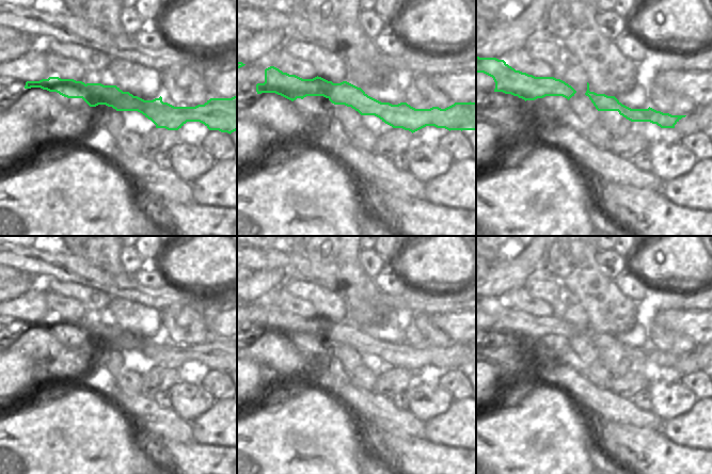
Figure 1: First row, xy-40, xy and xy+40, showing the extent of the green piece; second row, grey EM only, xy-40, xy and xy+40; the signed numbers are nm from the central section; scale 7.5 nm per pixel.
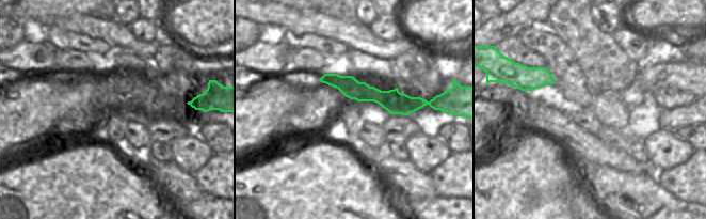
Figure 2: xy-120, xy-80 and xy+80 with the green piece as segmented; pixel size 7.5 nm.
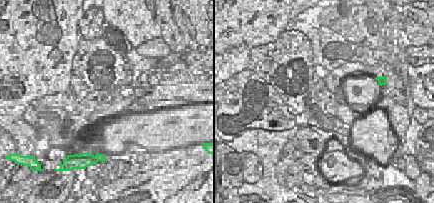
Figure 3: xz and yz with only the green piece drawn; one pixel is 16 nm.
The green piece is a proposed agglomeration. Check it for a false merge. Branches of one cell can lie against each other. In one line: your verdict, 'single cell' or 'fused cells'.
single cell

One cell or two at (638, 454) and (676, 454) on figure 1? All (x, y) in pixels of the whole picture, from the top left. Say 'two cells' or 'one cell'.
one cell

